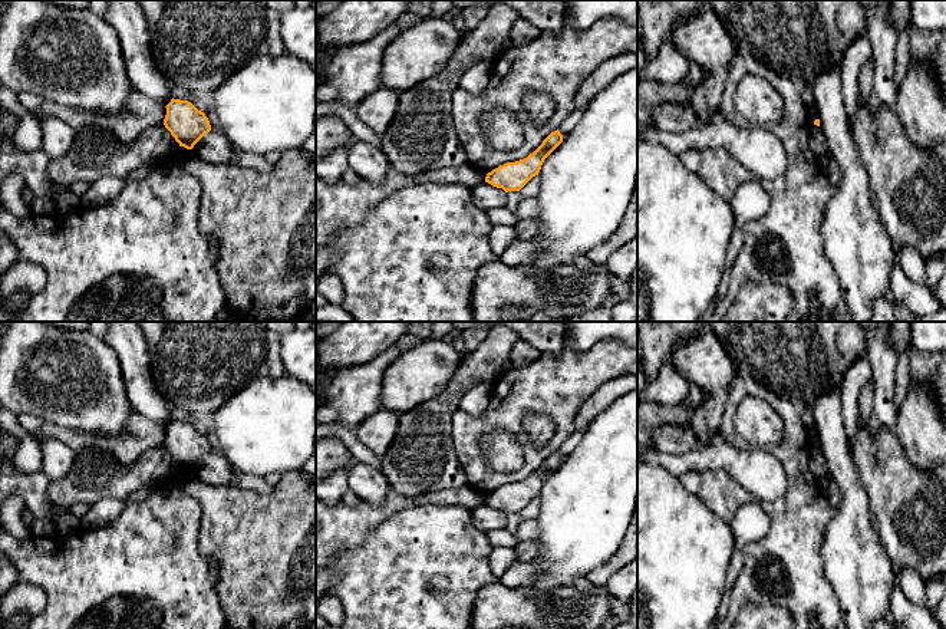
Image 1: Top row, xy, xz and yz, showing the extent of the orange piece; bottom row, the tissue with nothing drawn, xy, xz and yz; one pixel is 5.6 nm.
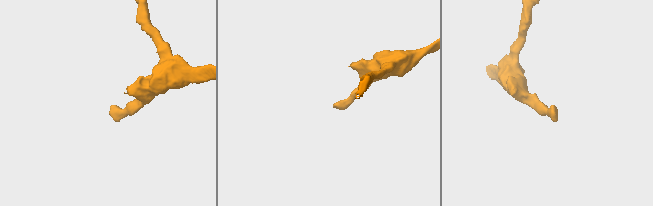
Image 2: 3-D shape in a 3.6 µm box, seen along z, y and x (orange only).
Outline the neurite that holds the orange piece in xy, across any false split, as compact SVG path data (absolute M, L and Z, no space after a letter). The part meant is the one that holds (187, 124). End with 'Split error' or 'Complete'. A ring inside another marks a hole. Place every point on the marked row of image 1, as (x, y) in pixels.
M172 98L165 108L167 115L164 125L179 146L192 149L194 145L211 131L205 113L198 111L191 102Z. Complete

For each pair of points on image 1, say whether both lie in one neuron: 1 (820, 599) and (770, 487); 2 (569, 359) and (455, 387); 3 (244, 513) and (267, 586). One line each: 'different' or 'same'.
1: different
2: different
3: same

